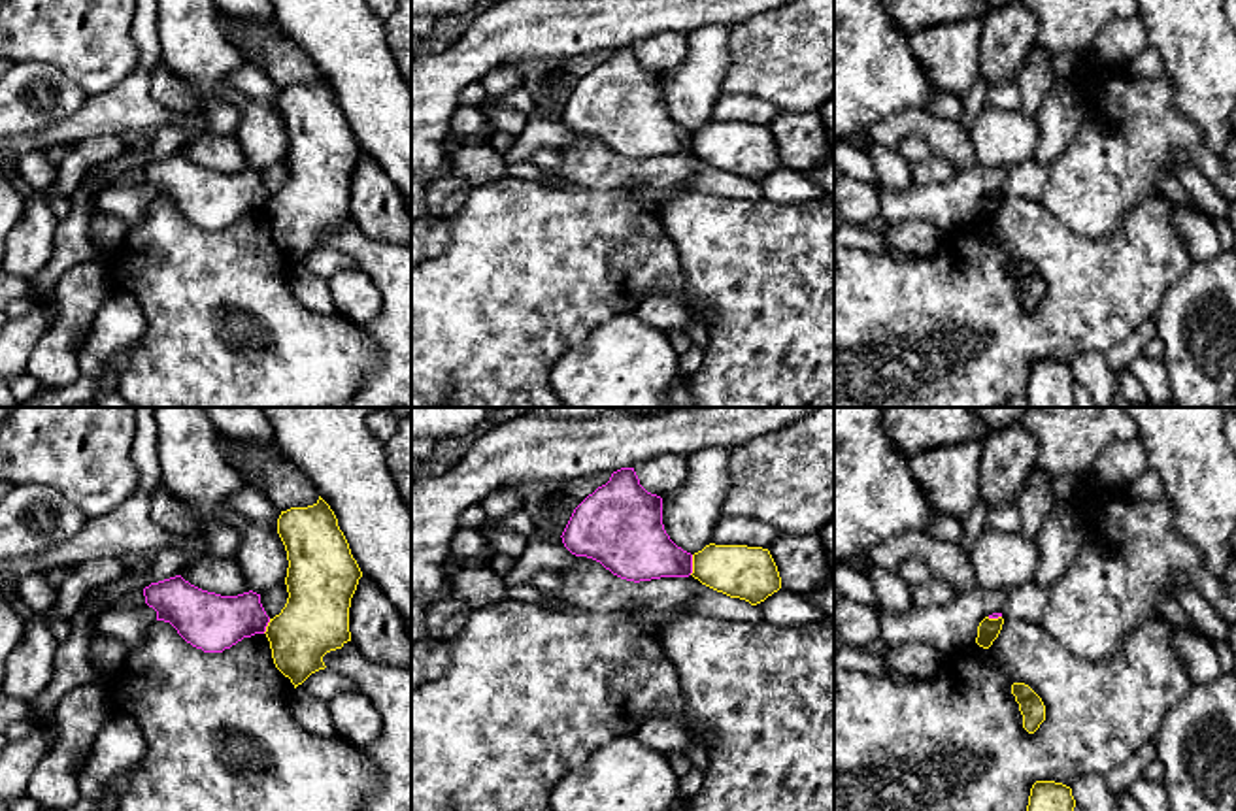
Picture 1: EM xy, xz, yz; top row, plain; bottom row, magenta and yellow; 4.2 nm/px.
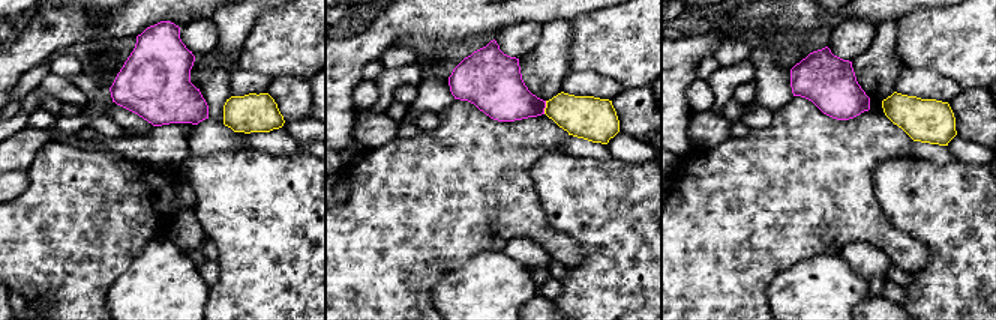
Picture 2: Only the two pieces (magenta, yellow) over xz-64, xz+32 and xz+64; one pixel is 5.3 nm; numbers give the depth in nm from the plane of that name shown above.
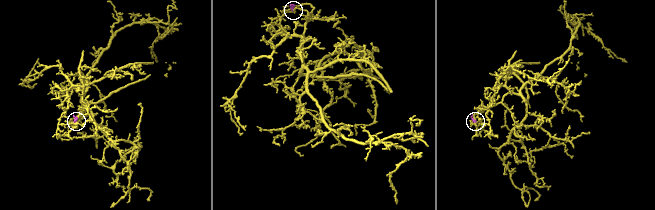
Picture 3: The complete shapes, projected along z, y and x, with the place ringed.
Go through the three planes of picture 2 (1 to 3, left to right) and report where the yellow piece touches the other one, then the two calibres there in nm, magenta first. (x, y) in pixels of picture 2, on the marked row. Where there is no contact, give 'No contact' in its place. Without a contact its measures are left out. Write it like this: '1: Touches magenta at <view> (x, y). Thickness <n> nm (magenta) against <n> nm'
1: No contact
2: Touches magenta at xz+32 (545, 107). Thickness 280 nm (magenta) against 240 nm
3: No contact

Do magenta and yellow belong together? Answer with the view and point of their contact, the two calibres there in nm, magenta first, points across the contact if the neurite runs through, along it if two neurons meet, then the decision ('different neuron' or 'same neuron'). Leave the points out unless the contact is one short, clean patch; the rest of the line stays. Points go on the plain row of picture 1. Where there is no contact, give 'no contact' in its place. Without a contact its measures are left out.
meets magenta in xz at (691, 142); 280 nm thick on the magenta side, 220 nm on the other; border along xz (693, 132), (693, 148), (689, 151); different neuron

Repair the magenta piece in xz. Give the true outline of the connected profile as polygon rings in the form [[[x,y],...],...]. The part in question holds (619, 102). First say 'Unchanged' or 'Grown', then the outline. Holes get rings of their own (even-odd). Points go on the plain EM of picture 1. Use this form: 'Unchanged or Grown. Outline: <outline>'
Unchanged. Outline: [[[621,45],[572,91],[564,124],[600,140],[626,158],[689,155],[693,132],[677,124],[662,102],[662,75],[647,70],[634,45]]]

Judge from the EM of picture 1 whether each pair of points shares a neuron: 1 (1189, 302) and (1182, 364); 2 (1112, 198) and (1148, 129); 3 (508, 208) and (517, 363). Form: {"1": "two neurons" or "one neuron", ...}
{"1": "one neuron", "2": "one neuron", "3": "one neuron"}

